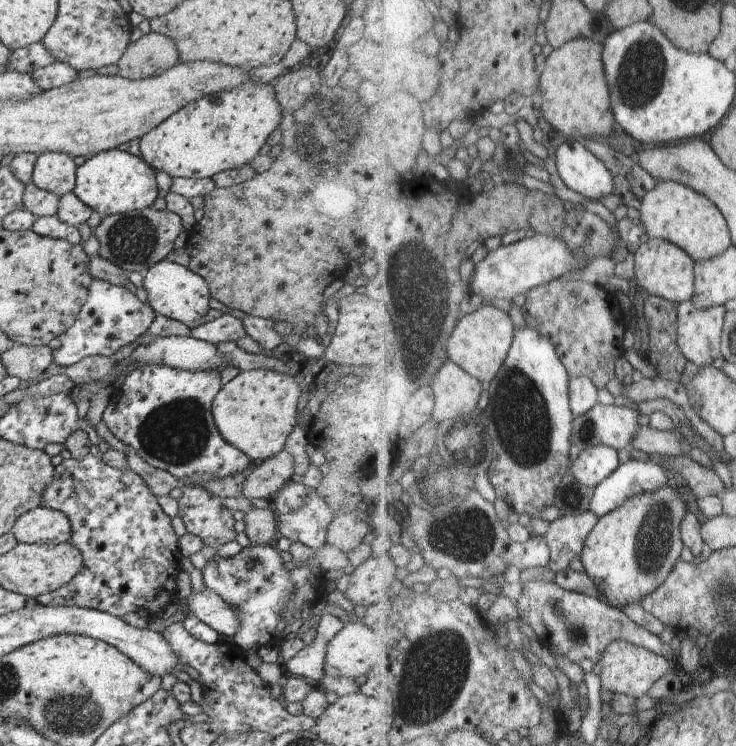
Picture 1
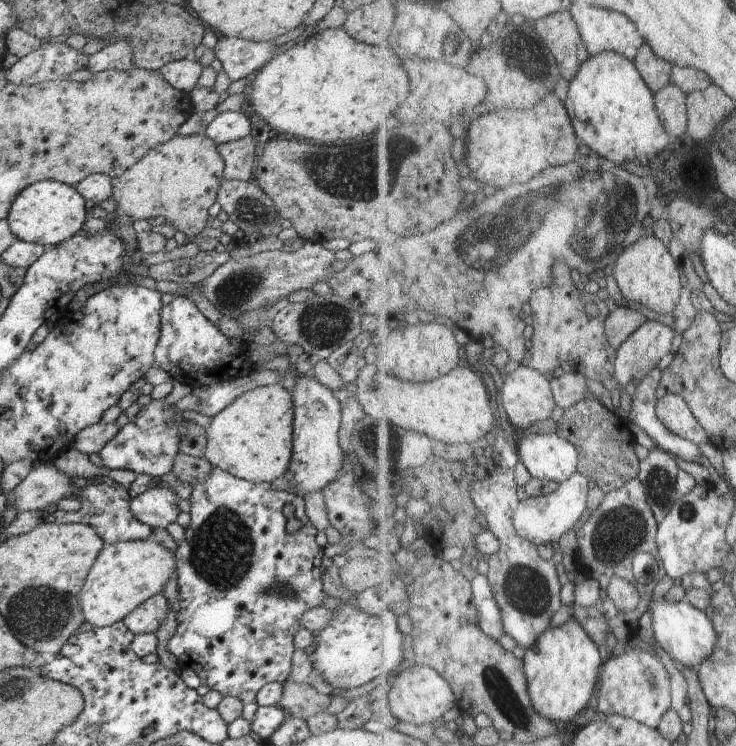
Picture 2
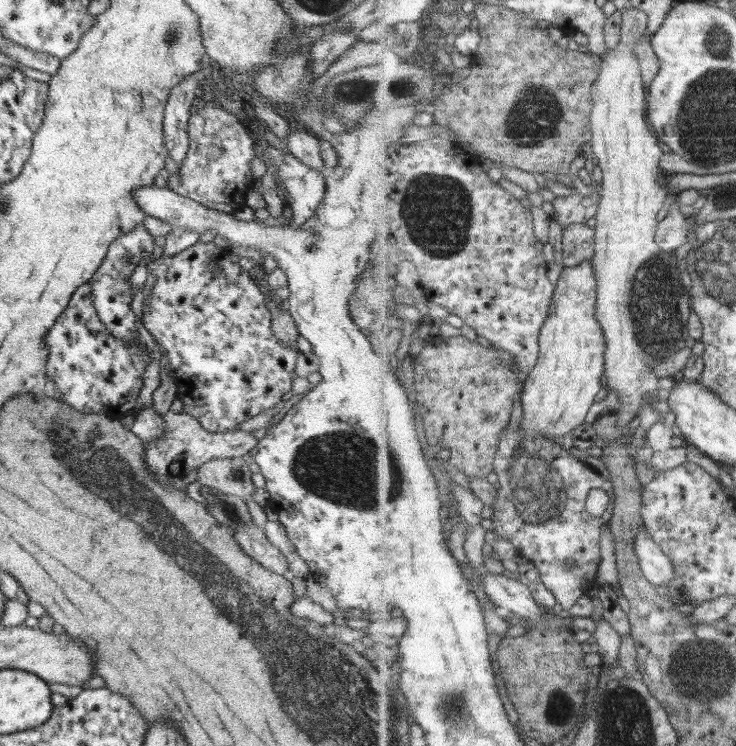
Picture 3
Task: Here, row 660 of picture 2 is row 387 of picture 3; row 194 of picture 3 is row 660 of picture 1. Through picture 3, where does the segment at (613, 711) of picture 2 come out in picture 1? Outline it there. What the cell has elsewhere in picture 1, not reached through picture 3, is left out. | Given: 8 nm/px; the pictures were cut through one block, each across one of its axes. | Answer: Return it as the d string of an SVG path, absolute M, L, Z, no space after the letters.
M627 640L614 641L607 648L603 658L602 687L615 694L627 694L635 697L646 696L660 679L676 668L676 662L672 662L666 657L666 655L654 652L651 648Z

